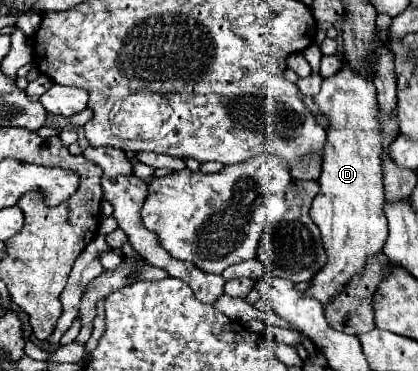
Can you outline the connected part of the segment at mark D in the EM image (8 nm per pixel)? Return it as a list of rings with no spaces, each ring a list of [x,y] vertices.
[[[370,56],[370,80],[366,80],[364,76],[358,76],[348,64],[344,64],[342,72],[336,72],[334,76],[322,80],[322,88],[314,96],[320,114],[324,114],[330,120],[330,132],[326,136],[322,174],[318,178],[320,194],[312,202],[310,216],[322,232],[322,242],[328,254],[328,262],[326,268],[318,272],[318,276],[314,276],[314,282],[306,290],[306,294],[314,296],[322,304],[326,304],[330,296],[336,296],[342,290],[342,284],[346,284],[346,280],[350,280],[354,272],[362,272],[362,264],[366,264],[366,256],[380,252],[388,238],[388,224],[382,212],[382,204],[386,200],[382,186],[382,160],[380,160],[382,150],[378,140],[378,100],[376,100],[376,88],[372,84],[372,68],[374,68],[374,56]]]

